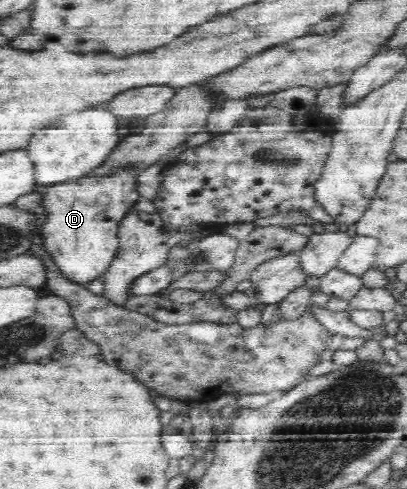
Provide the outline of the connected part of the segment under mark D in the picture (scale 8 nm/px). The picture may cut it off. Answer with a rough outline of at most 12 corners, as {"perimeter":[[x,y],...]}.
{"perimeter":[[136,173],[36,189],[42,237],[69,283],[103,279]]}

